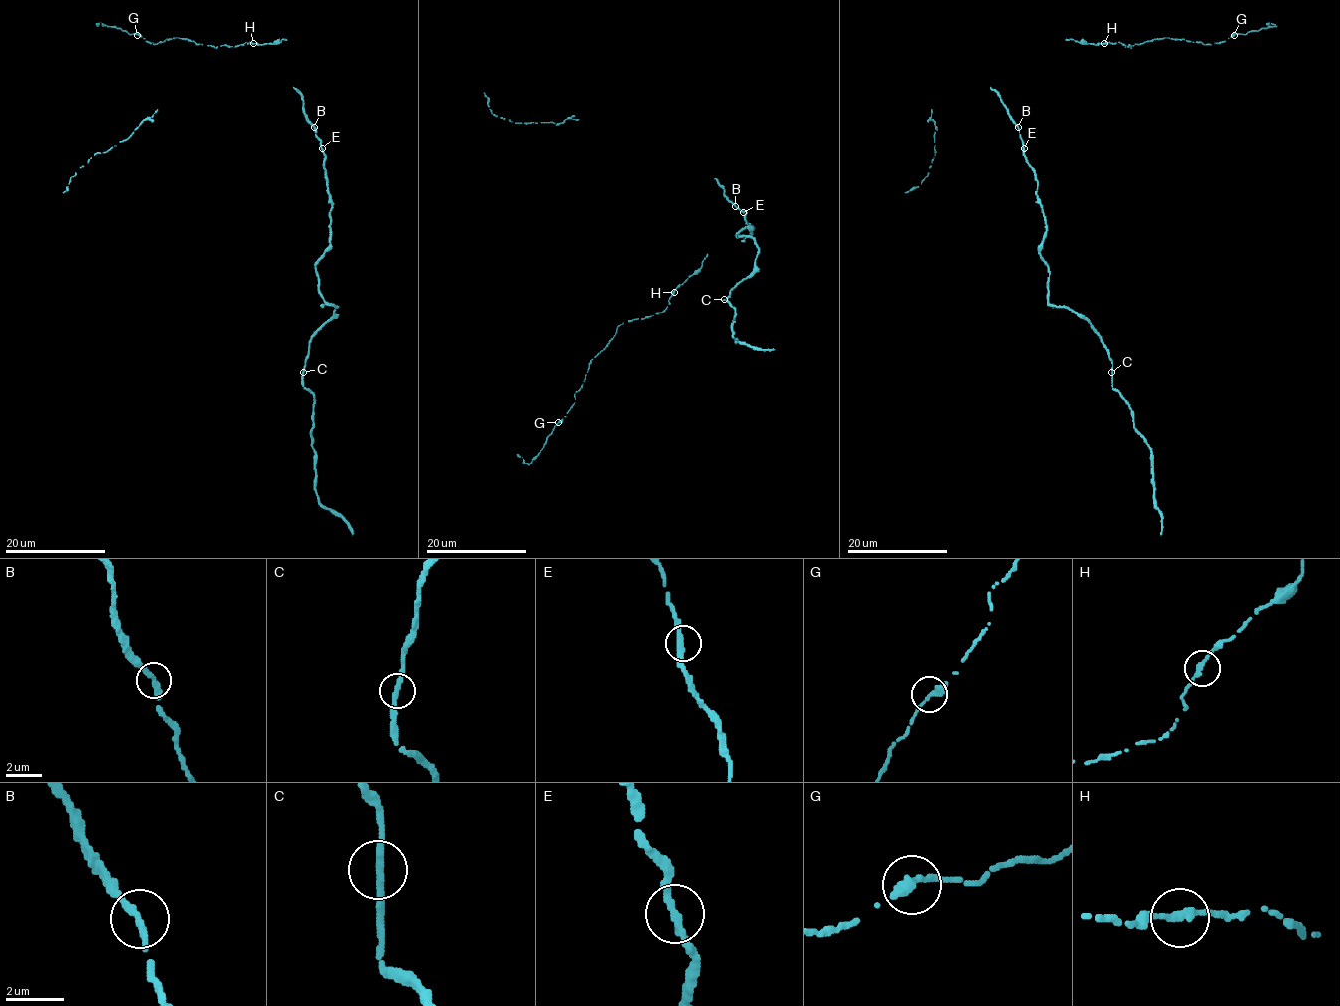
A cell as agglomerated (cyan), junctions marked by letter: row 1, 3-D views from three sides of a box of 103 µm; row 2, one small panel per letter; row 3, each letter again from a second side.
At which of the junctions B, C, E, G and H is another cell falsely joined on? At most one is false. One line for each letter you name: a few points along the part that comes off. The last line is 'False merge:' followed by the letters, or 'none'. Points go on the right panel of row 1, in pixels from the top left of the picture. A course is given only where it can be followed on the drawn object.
False merge: none

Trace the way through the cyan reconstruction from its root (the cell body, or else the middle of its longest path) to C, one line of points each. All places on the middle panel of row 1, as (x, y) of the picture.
C: (744, 211), (751, 234), (746, 227), (736, 236), (751, 237), (758, 256), (754, 270), (724, 300)

